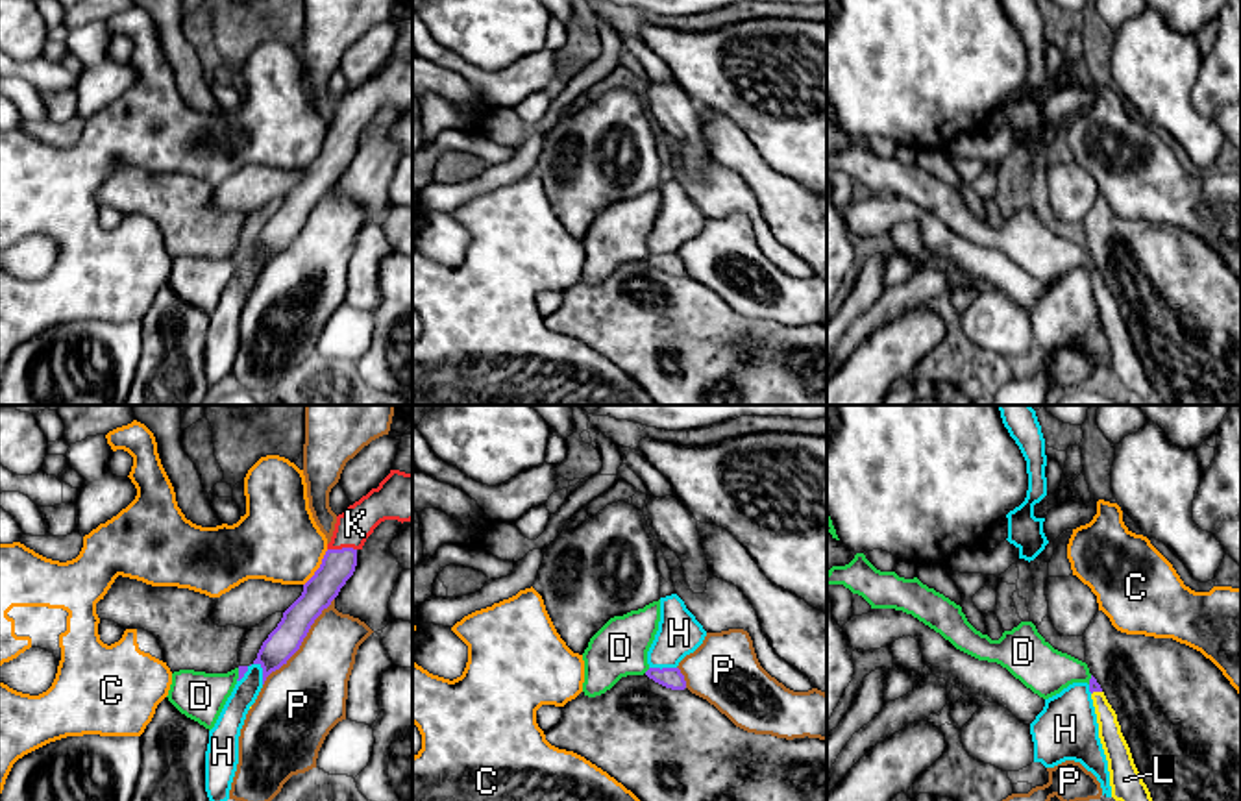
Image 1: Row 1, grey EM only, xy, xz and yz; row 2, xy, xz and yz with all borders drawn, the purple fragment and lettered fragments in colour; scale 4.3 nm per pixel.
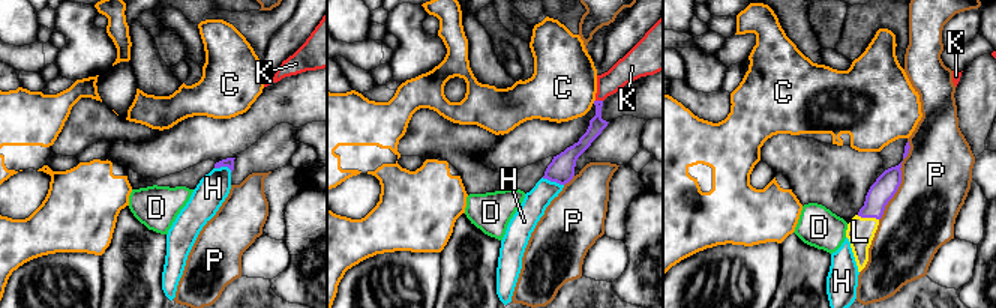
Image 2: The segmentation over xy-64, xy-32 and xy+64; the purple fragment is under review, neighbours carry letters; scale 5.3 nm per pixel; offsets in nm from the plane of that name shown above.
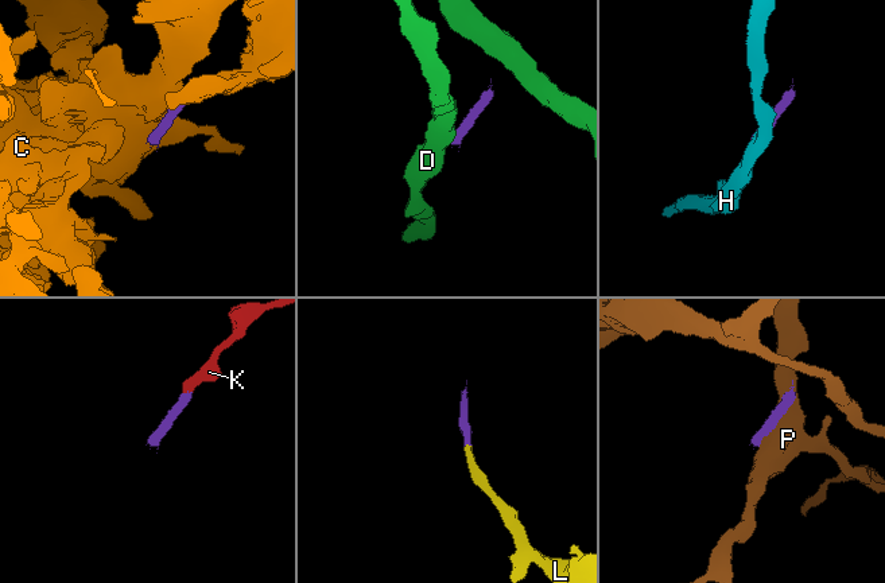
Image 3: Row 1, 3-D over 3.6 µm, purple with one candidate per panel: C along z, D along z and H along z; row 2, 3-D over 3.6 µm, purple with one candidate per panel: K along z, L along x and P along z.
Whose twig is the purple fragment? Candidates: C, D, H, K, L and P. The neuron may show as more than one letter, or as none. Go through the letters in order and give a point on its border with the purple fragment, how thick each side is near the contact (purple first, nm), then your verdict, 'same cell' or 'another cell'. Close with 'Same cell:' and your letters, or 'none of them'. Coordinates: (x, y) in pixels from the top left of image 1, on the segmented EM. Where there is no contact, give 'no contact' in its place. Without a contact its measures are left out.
C: xy (319, 568) | 150/360 nm | another cell
D: xz (648, 670) | 90/240 nm | another cell
H: xy (246, 668) | 140/120 nm | another cell
K: xy (343, 548) | 150/160 nm | same cell
L: yz (1095, 690) | 50/110 nm | same cell
P: xy (302, 640) | 140/360 nm | another cell
Same cell: K, L

